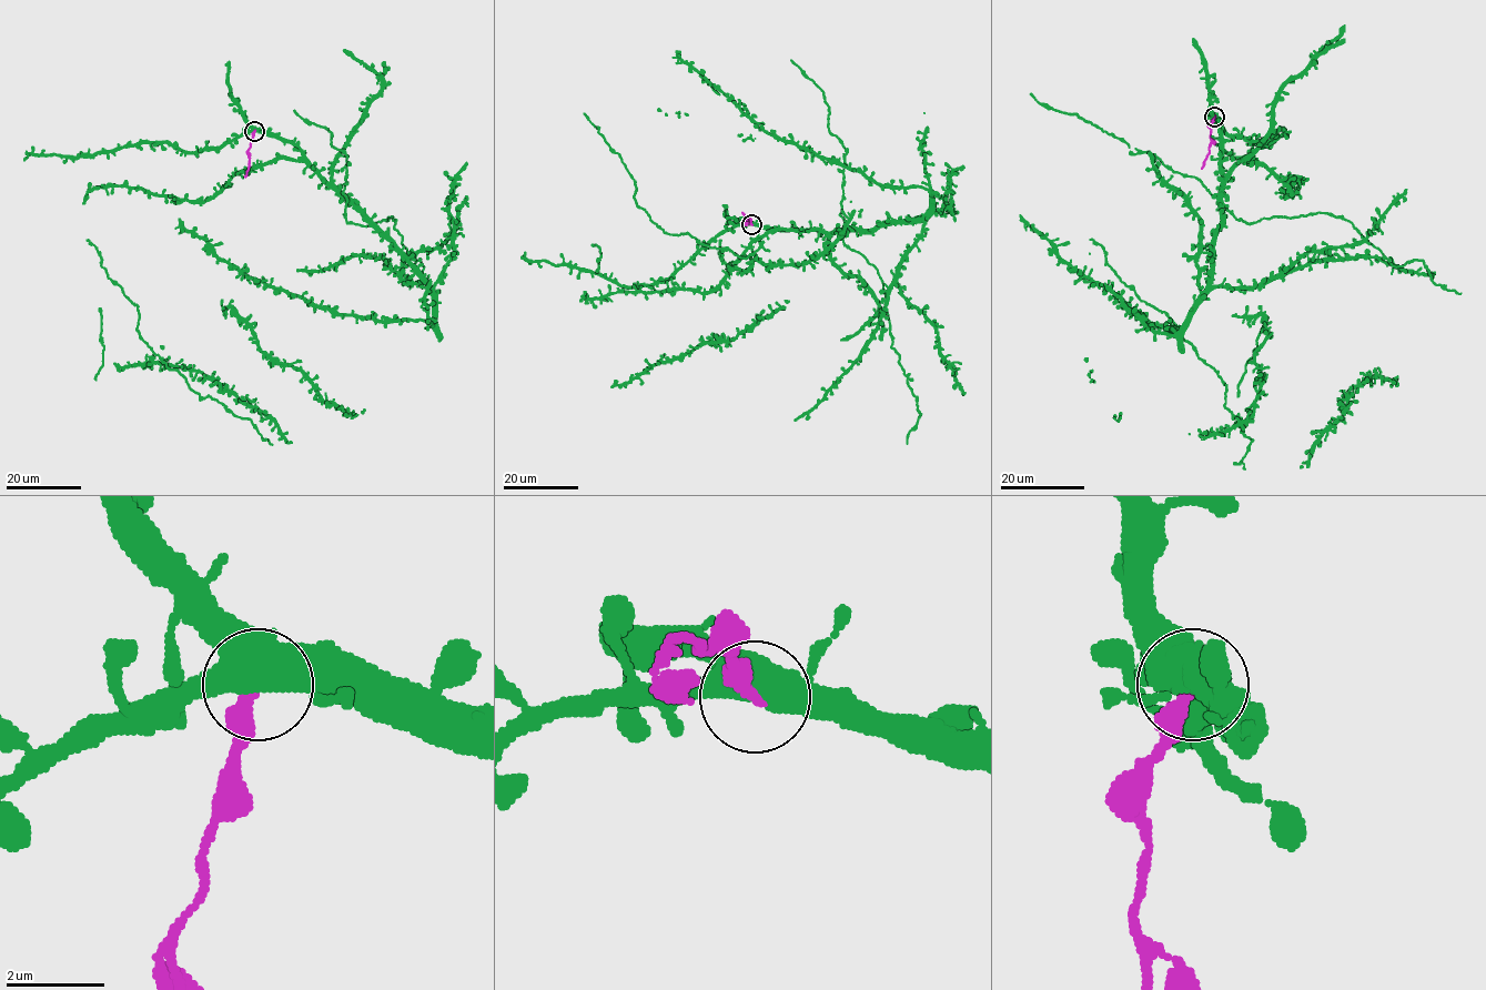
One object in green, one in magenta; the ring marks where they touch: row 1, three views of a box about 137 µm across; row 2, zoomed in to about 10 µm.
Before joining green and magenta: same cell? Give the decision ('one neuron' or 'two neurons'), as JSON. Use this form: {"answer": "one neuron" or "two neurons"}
{"answer": "one neuron"}

